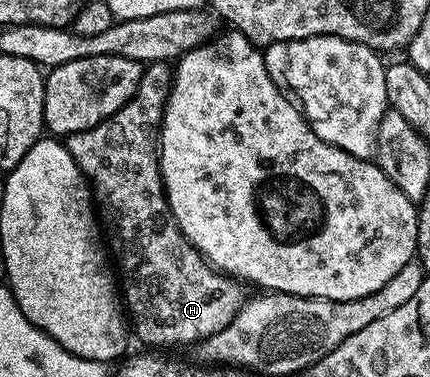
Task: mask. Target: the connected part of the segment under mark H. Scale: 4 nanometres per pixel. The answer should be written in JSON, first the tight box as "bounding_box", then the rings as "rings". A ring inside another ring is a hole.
{"bounding_box":[64,62,248,349],"rings":[[[169,62],[145,64],[136,93],[112,118],[87,131],[65,136],[64,139],[68,153],[72,153],[76,165],[92,188],[96,211],[100,216],[109,250],[118,254],[116,267],[120,272],[124,307],[128,312],[133,334],[135,331],[144,342],[151,343],[154,346],[151,348],[154,349],[174,347],[177,343],[197,345],[203,339],[220,333],[220,329],[224,329],[236,317],[236,313],[240,313],[242,304],[248,298],[247,288],[239,280],[223,275],[202,258],[202,254],[186,240],[184,233],[176,226],[170,212],[166,190],[162,187],[162,174],[158,168],[156,140],[173,79],[174,72]]]}

